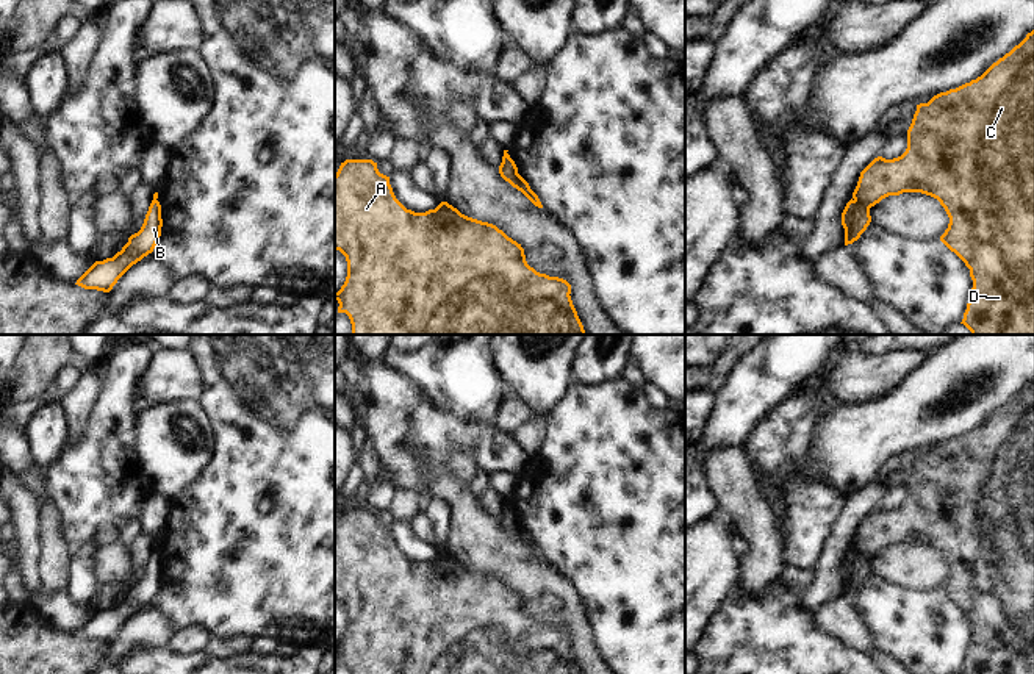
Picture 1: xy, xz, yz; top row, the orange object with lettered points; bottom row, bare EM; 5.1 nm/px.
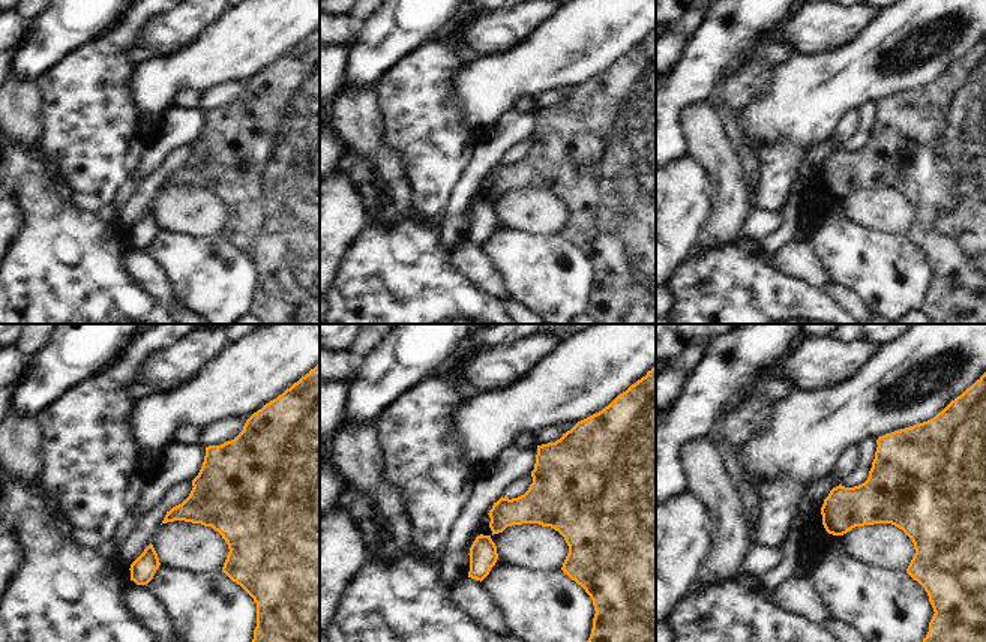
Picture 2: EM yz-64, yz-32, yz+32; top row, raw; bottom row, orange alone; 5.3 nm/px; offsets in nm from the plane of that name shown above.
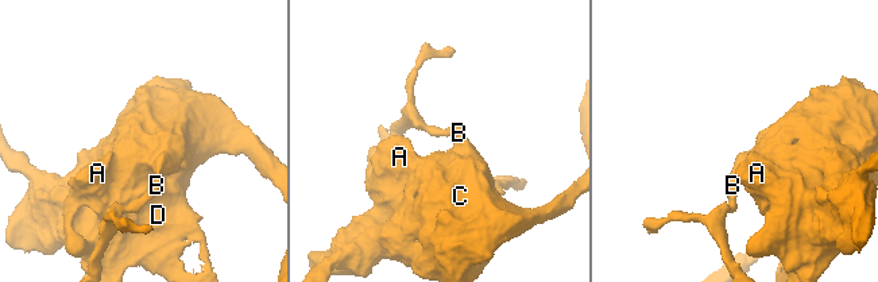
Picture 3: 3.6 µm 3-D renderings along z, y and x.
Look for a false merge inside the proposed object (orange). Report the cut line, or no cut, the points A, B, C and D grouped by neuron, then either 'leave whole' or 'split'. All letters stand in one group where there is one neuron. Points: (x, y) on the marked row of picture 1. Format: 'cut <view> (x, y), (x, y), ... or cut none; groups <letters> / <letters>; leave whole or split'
cut yz (854, 199), (868, 208); groups A C D / B; split

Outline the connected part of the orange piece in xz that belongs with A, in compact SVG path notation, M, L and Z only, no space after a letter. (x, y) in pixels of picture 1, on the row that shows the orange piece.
M346 160L335 174L335 250L347 261L347 277L335 300L338 313L346 313L352 324L352 335L585 335L583 325L571 300L571 285L558 277L537 272L526 261L521 244L508 238L496 225L461 214L447 202L435 210L415 213L407 210L394 195L390 177L377 169L372 160Z

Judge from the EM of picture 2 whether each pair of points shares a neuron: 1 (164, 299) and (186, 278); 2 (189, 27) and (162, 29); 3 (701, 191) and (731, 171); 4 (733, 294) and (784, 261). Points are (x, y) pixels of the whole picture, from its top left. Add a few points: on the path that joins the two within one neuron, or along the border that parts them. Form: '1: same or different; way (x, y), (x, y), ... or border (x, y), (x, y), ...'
1: different; border (153, 260), (182, 303)
2: same; way (183, 27), (168, 29)
3: different; border (692, 155), (715, 179), (713, 206), (709, 216)
4: different; border (770, 258), (778, 270), (806, 282)

